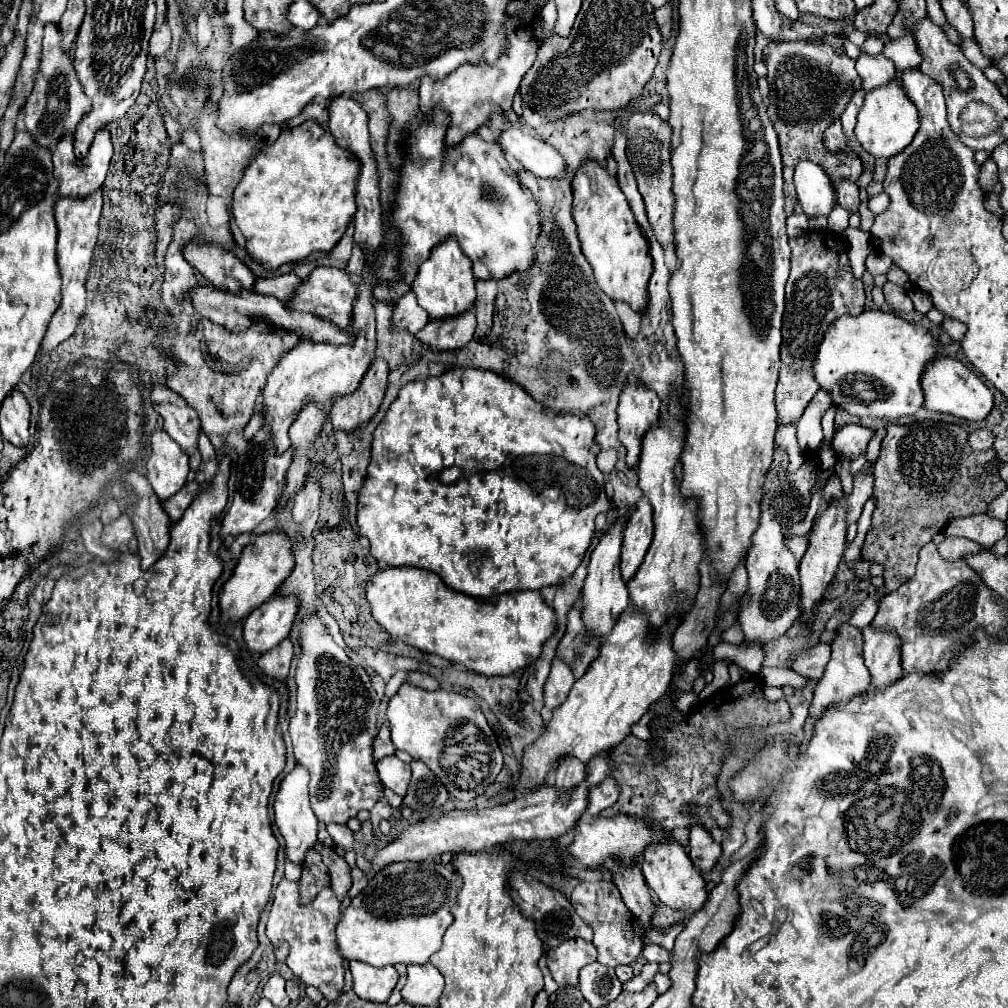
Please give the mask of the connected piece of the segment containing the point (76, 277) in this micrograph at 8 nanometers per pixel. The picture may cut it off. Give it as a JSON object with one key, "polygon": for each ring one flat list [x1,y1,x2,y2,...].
{"polygon":[[96,190,94,196,88,196,86,200,58,200,56,202,56,226,58,226,58,244,56,244,56,256,58,256,58,268,62,276,62,302,58,310,54,312,46,336,42,340,42,352,52,352,62,340,72,336,72,332,78,326,78,318,86,306,86,274,90,270,90,260,98,236,98,220,102,210,102,190]]}

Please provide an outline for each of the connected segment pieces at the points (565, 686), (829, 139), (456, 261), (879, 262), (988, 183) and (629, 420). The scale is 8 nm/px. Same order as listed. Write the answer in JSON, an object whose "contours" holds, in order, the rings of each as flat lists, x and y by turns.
{"contours":[[[556,658,552,662,552,672,550,672,550,676,546,680,546,686,544,686,544,706,548,710,558,708,566,700,572,684,574,684,572,670,568,668,568,664,564,664]],[[836,120,826,132,824,132,824,146,832,152,838,152,838,150,850,150,846,146,846,138,844,138,844,132,842,132,842,126,840,126,840,120]],[[446,240,440,246,436,246,430,254,430,258,420,266,418,276,412,284,412,290,418,298,418,304,428,312,430,320,444,320,460,316,474,306,474,274,472,274,472,262,464,252,460,250,456,240]],[[872,250,870,256,866,258,866,268,870,270,872,276,876,276,876,274,886,274,890,266,892,266,892,260,890,260,888,256,884,256,882,252]],[[988,158,982,166,980,166,980,188,984,188,984,192,990,192,992,186,998,182,998,168,996,162,992,158]],[[626,384,620,394,618,426,620,442,626,446,626,466,636,468,642,452,642,438,660,420,662,402,656,392,642,384]]]}

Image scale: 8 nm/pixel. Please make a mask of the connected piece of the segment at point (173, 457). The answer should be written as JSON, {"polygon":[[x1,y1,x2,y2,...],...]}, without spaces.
{"polygon":[[154,430,150,436,148,480,158,498,170,498,176,494,188,476,188,456,164,430]]}

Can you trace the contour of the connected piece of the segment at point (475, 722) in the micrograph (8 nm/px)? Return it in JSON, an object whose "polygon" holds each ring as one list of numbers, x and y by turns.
{"polygon":[[402,684,390,698,386,714,394,746,408,752,414,760,422,760,456,800,472,802,486,792,502,770,502,752,498,748,496,734,490,732,478,704,464,694,446,690,426,692,422,688]]}

